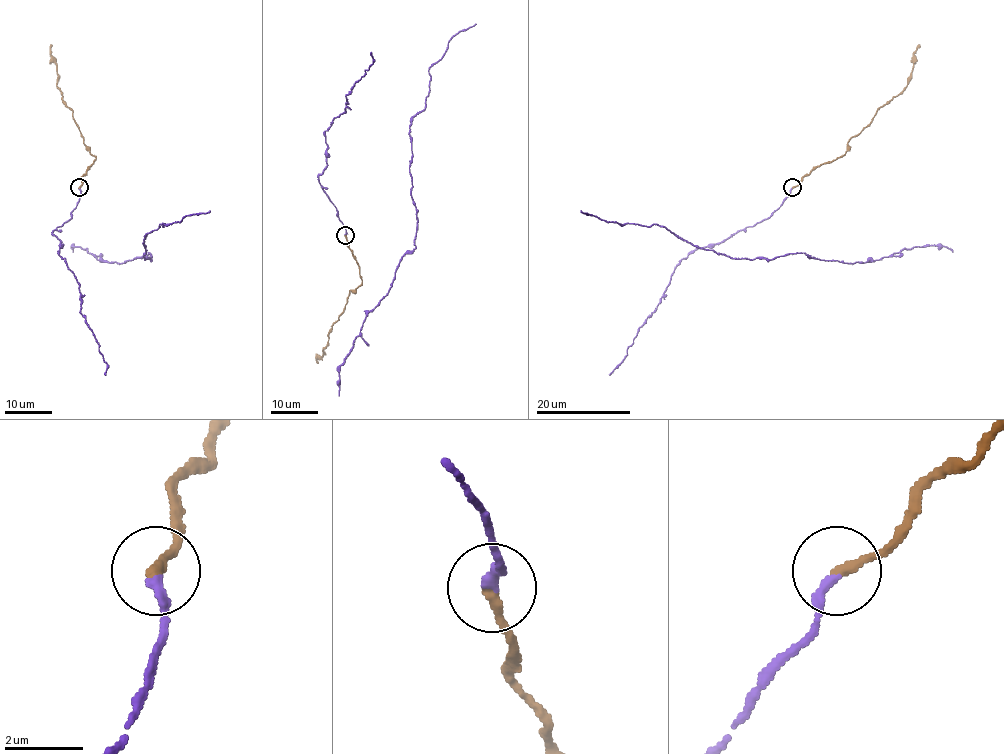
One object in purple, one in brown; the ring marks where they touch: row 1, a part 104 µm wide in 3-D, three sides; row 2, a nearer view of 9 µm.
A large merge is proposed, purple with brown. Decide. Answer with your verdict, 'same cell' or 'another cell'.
same cell

